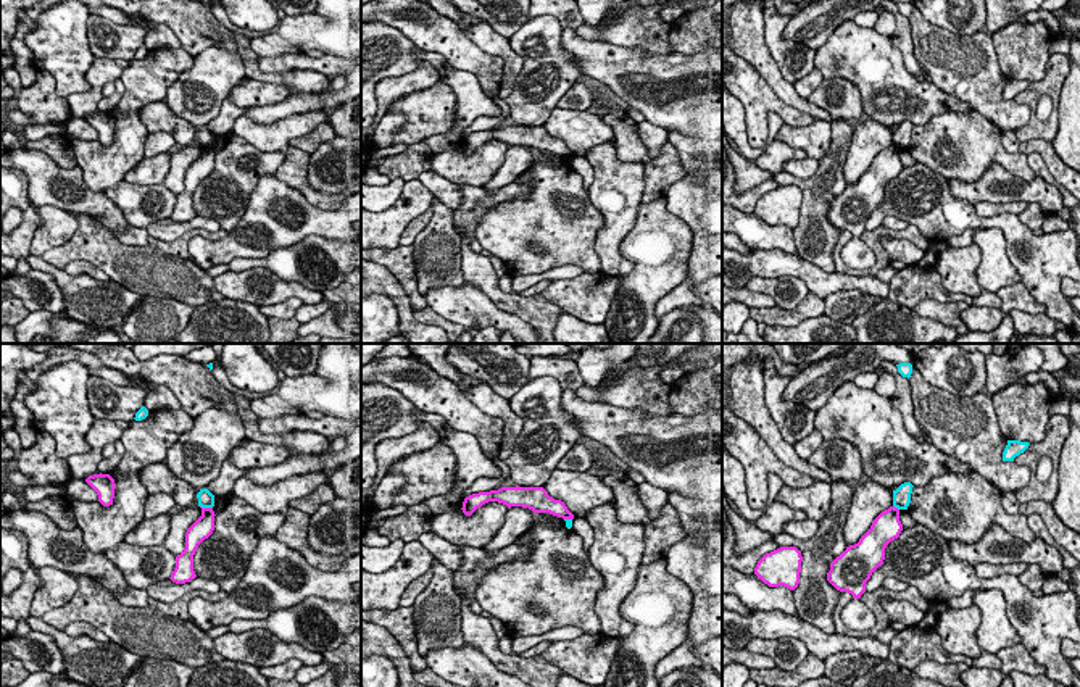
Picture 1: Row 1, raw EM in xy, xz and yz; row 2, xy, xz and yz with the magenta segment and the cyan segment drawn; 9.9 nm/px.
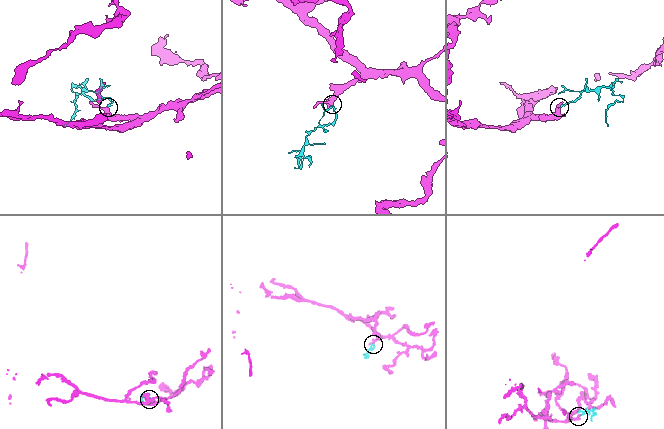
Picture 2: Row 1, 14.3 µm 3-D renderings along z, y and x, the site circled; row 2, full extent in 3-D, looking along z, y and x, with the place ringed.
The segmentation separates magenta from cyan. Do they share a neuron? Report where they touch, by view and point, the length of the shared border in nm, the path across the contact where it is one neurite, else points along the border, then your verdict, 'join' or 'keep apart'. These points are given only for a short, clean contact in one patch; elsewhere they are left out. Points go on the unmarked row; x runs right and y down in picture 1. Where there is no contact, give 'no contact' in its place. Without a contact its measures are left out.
contact xy (207, 147); length 130 nm; border xy (200, 144), (211, 147); keep apart

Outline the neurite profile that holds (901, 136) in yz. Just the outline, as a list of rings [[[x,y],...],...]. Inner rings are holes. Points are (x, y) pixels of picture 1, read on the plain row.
[[[904,121],[896,129],[893,129],[893,145],[898,148],[908,148],[911,142],[912,123]]]

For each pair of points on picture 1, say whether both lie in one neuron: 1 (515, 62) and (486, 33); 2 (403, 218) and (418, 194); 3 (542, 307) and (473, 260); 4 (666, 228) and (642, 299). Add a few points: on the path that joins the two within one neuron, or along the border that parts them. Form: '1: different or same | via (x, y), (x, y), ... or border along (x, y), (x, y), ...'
1: same | via (508, 55), (492, 39)
2: same | via (405, 212), (415, 200)
3: same | via (523, 307), (505, 302), (486, 279)
4: same | via (660, 245), (660, 266), (648, 281)

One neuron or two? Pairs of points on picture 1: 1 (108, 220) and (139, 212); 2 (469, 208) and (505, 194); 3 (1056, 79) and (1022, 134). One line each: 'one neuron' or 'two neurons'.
1: two neurons
2: one neuron
3: one neuron

